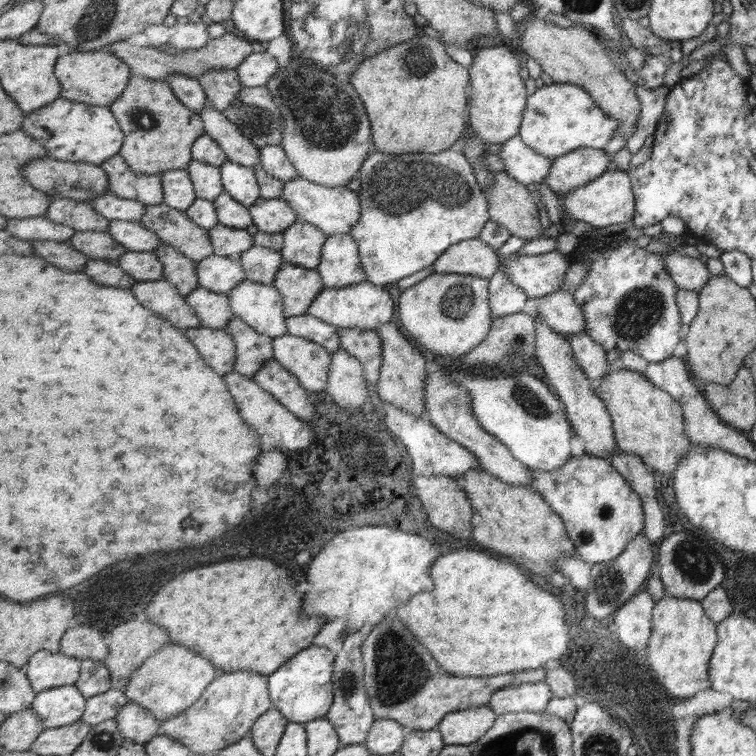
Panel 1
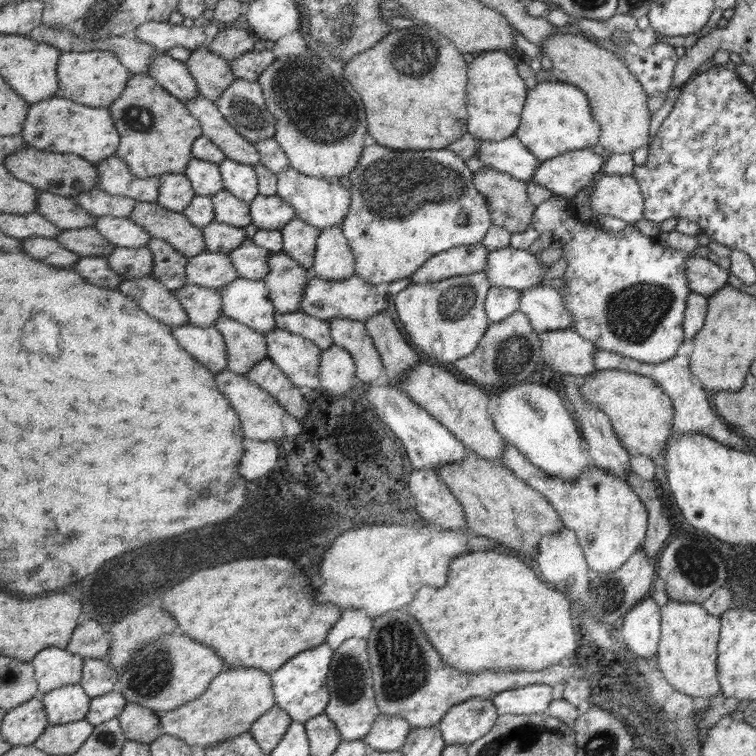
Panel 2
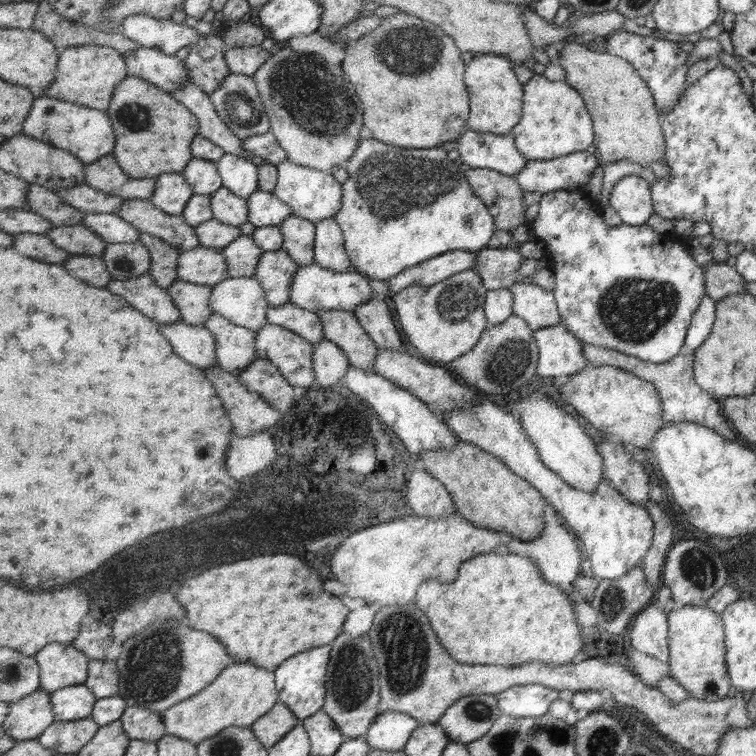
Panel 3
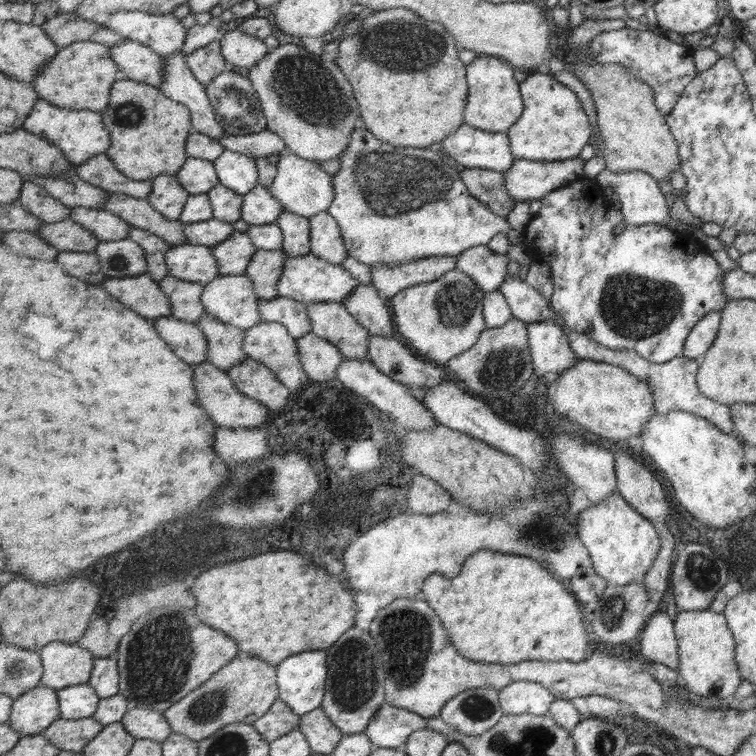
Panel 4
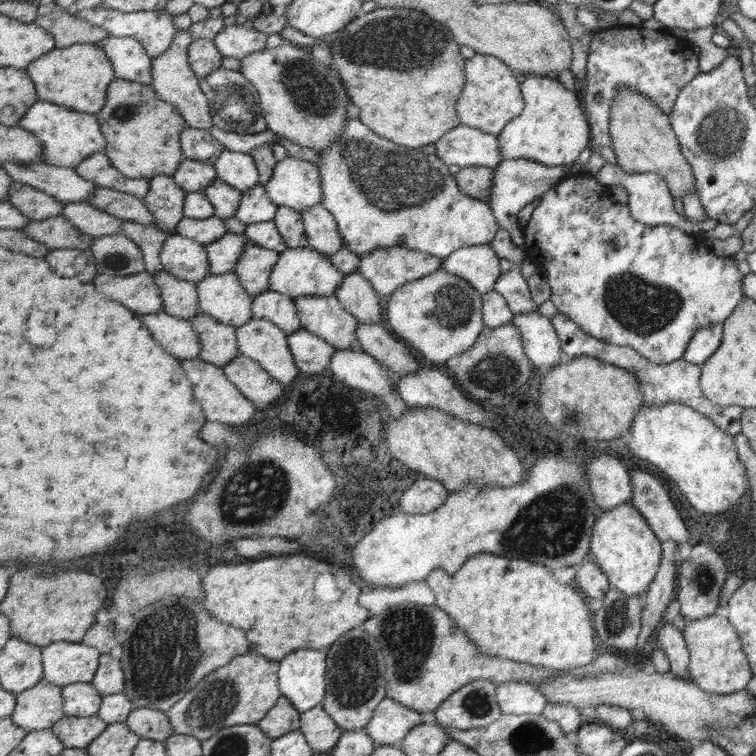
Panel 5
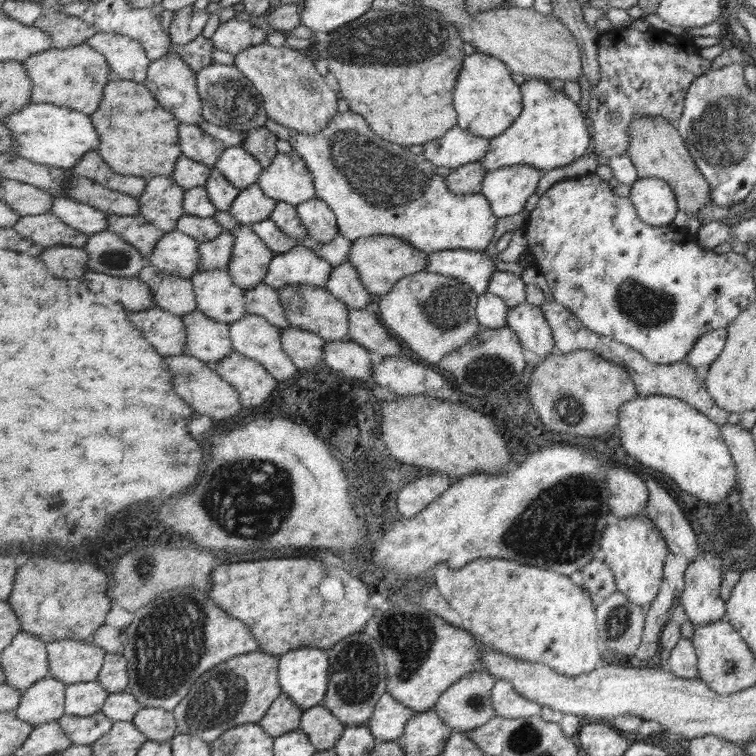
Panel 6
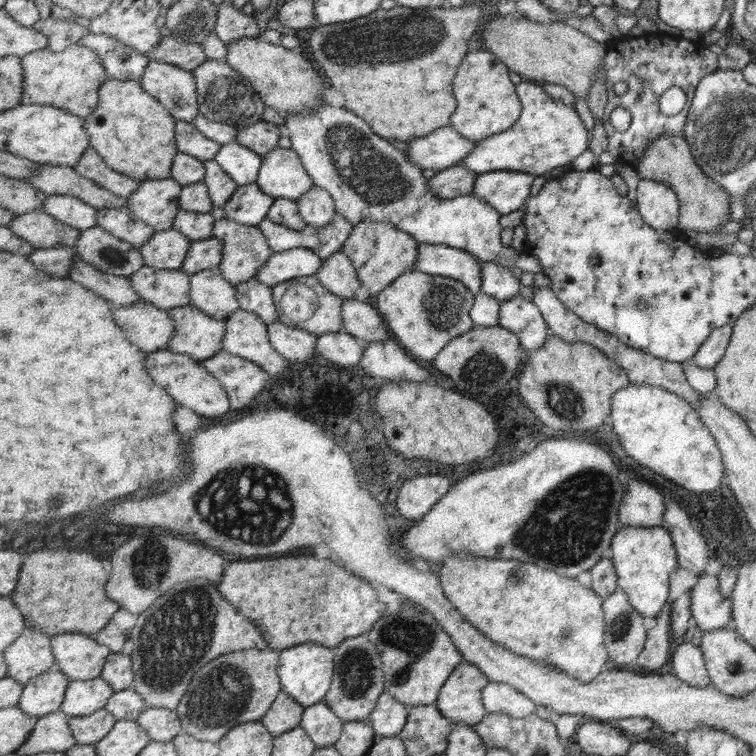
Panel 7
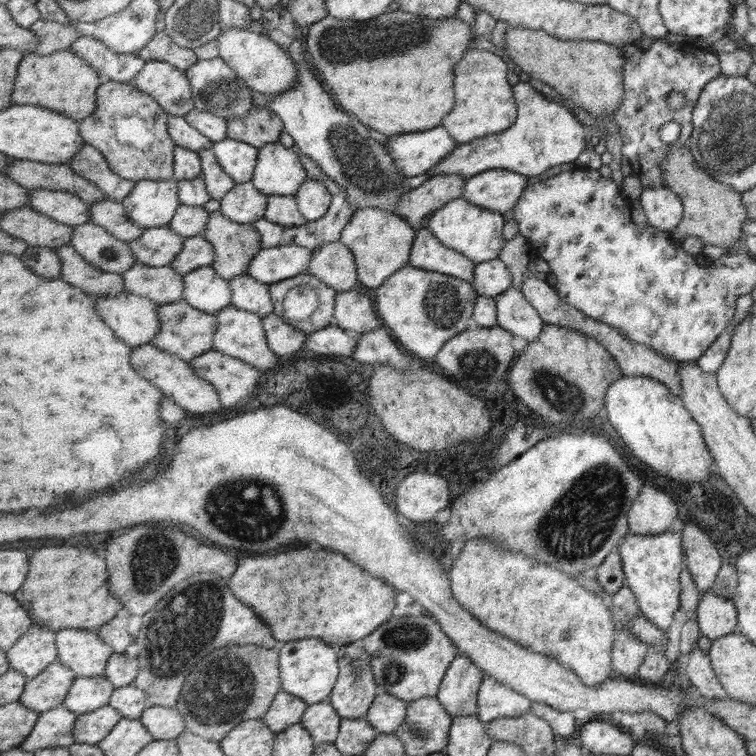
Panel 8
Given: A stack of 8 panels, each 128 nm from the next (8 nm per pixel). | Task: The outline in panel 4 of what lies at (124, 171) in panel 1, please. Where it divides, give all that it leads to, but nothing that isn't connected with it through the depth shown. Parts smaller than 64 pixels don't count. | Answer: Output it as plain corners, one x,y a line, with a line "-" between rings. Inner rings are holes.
107,153
94,156
76,167
77,174
89,184
97,185
106,191
147,199
152,194
153,179
136,181
119,172

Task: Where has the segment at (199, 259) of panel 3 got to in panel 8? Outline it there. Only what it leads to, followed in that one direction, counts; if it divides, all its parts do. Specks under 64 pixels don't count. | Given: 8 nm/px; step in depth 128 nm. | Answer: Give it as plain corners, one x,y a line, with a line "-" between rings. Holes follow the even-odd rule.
155,227
144,229
140,239
129,242
135,260
151,267
171,267
184,249
184,237
175,229

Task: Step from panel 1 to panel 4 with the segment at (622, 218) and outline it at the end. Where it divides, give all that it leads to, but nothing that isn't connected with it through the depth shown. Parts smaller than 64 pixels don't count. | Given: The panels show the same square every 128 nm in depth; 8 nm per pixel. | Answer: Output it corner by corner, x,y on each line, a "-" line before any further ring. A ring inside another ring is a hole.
604,171
598,176
597,180
603,186
611,185
613,187
613,192
617,194
617,200
619,200
620,212
627,224
660,224
667,226
667,228
673,228
677,232
690,234
690,231
685,229
686,224
677,223
677,221
672,221
669,218
669,206
665,203
665,196
659,191
655,177
641,171
613,172
612,174

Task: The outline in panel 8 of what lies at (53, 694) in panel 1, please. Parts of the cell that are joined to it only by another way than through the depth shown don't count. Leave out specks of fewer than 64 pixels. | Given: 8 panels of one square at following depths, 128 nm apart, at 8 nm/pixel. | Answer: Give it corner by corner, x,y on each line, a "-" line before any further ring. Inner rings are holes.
105,675
89,678
77,677
64,700
64,705
78,715
93,712
109,705
116,689
112,680

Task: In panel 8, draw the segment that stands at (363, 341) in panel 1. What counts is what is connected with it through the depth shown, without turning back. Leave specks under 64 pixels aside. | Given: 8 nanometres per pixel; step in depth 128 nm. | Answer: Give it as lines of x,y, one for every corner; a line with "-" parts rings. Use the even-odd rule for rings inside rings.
309,272
269,285
270,295
273,299
272,313
278,314
279,318
284,322
288,321
284,312
285,297
292,288
301,285
311,285
317,289
319,306
307,320
295,320
295,322
292,322
292,325
301,329
306,334
311,334
316,330
336,324
334,312
336,309
336,298
339,293
338,290
331,288
331,286
325,284
325,281

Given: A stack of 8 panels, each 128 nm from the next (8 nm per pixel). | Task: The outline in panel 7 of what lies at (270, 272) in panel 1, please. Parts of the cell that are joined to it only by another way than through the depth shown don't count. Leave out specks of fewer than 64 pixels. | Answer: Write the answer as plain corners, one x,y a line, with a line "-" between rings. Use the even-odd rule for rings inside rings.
217,237
192,241
192,247
181,270
192,275
202,270
214,269
221,265
223,257
224,244

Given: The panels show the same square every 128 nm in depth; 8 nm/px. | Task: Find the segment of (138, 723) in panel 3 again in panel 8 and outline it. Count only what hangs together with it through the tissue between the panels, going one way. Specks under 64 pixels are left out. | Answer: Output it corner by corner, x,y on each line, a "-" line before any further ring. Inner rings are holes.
149,705
140,719
145,728
148,728
149,732
152,733
154,741
176,741
178,736
187,730
185,717
175,708

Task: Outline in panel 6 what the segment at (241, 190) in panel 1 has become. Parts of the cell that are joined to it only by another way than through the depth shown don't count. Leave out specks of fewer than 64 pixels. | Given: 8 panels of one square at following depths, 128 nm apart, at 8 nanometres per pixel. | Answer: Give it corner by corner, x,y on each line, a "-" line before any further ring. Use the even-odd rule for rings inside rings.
242,146
226,147
216,167
229,182
241,190
258,183
265,169
260,160

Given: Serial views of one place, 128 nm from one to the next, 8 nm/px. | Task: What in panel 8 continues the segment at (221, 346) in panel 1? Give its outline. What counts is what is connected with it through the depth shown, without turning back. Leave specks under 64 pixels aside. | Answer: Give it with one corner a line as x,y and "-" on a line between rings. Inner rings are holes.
129,291
93,298
97,310
130,347
152,344
161,328
158,304

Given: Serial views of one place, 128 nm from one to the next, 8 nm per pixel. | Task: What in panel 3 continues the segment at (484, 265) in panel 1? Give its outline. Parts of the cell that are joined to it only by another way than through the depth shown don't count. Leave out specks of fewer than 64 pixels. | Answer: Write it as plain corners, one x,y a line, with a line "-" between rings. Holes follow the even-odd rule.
449,250
444,255
406,268
400,275
385,281
390,284
392,296
413,285
433,286
447,280
450,276
475,267
477,255
474,251

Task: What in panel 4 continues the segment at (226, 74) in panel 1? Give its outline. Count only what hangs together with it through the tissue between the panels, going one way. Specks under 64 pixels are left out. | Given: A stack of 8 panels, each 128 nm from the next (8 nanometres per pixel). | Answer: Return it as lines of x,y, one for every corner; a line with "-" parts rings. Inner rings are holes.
220,37
187,55
187,62
197,80
205,86
211,84
222,72
229,70
229,64
222,53

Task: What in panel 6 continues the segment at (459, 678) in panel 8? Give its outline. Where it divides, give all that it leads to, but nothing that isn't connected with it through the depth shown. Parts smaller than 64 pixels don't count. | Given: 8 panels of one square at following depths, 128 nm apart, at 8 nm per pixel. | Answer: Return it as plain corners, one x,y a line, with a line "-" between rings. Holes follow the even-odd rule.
487,670
470,672
444,692
444,695
437,701
434,711
438,712
445,724
456,731
465,733
483,727
498,715
492,699
492,690
496,681
497,679

